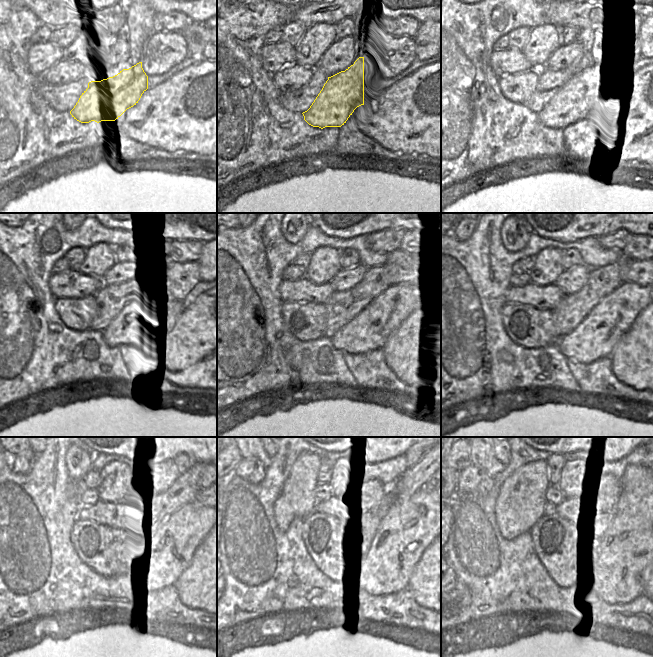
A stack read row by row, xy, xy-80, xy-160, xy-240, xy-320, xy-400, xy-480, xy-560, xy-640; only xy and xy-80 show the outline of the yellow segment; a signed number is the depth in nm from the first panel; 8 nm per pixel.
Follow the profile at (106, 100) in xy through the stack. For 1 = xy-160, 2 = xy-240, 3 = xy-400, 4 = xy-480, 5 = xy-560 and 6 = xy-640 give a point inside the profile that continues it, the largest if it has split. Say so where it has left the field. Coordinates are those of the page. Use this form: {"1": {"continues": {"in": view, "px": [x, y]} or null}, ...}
{"1": {"continues": {"in": "xy-160", "px": [575, 100]}}, "2": {"continues": {"in": "xy-240", "px": [144, 316]}}, "3": {"continues": {"in": "xy-400", "px": [596, 337]}}, "4": {"continues": {"in": "xy-480", "px": [159, 561]}}, "5": {"continues": {"in": "xy-560", "px": [412, 523]}}, "6": {"continues": {"in": "xy-640", "px": [644, 526]}}}

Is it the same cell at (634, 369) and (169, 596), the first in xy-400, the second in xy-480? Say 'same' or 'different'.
different

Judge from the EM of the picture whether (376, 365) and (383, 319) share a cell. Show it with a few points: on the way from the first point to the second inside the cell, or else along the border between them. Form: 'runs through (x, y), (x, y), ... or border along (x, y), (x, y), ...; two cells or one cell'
border along (381, 348), (355, 355); two cells

